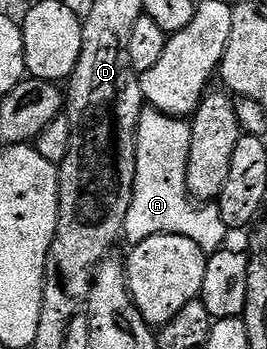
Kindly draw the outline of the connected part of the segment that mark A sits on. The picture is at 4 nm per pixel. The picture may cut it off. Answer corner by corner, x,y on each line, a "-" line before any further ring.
152,107
142,108
137,120
137,158
135,183
127,222
130,246
155,235
183,235
199,243
206,255
226,244
227,230
216,203
198,203
185,186
187,159
191,151
192,124
188,120
161,113

